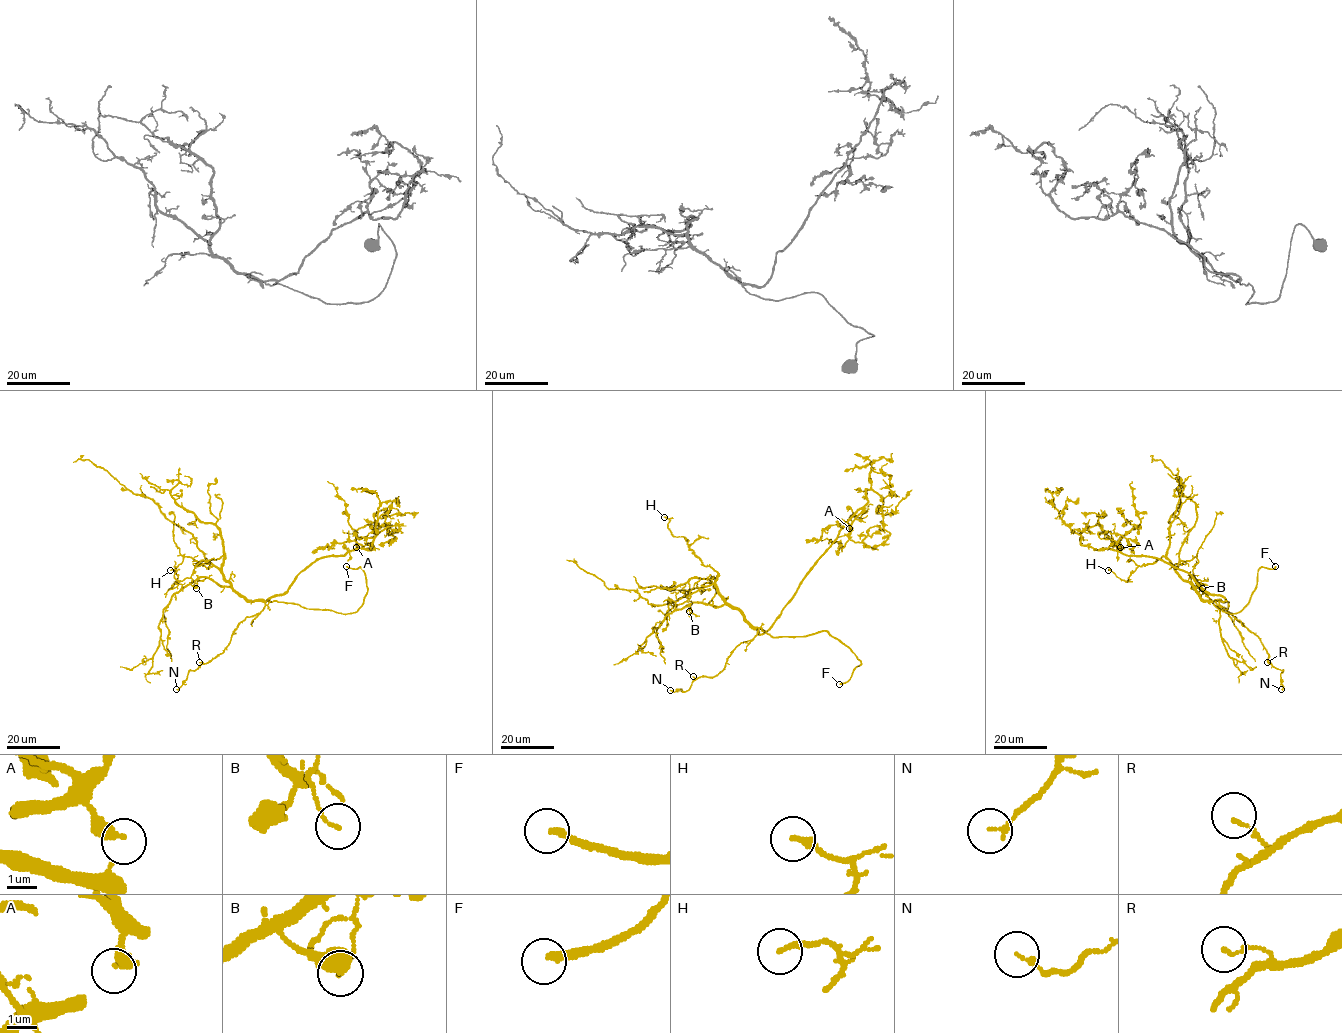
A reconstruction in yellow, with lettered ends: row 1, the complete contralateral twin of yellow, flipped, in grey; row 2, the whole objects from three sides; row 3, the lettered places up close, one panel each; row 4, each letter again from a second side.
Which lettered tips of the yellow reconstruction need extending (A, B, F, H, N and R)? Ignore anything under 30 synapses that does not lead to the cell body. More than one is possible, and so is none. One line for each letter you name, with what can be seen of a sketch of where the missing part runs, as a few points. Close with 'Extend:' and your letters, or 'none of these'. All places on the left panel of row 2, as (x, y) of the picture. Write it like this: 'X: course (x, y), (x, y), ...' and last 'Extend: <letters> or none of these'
Extend: F

